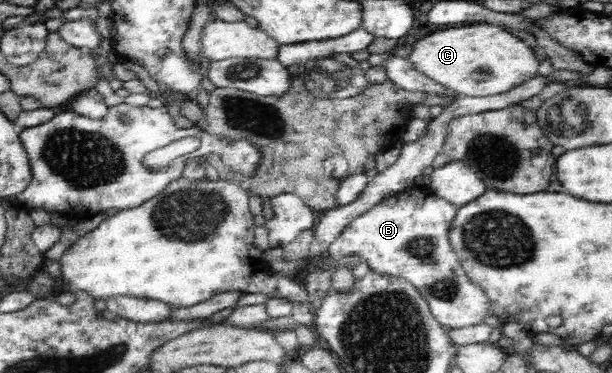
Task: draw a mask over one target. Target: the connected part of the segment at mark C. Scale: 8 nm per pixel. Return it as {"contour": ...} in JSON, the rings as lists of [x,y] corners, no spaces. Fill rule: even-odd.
{"contour":[[[474,23],[441,30],[415,41],[409,61],[442,87],[456,95],[471,97],[503,94],[534,78],[540,63],[532,49],[519,37],[498,25]]]}

